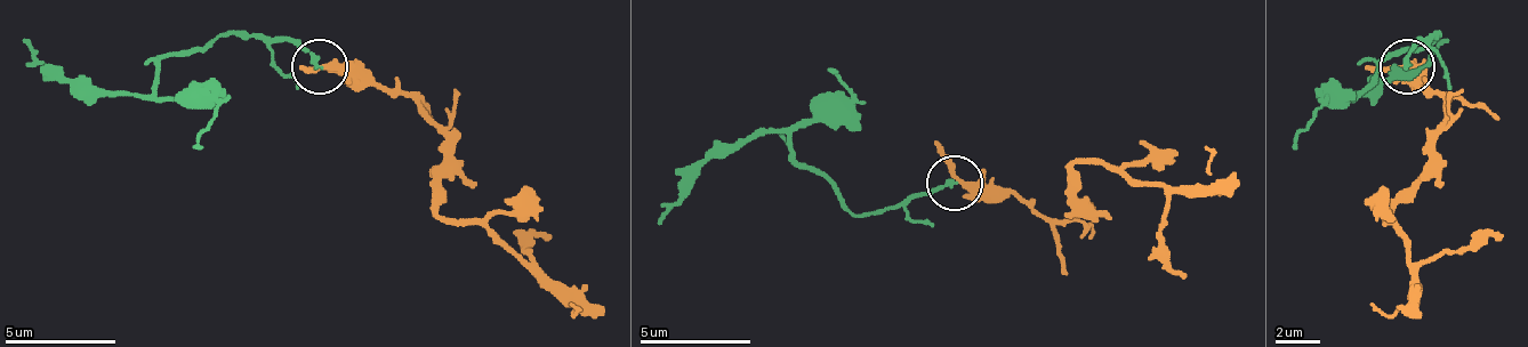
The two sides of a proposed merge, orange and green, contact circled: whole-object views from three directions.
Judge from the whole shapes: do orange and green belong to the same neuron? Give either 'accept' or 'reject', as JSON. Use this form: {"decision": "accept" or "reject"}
{"decision": "reject"}

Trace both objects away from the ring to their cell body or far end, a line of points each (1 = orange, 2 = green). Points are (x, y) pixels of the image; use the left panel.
1: (318, 67), (356, 67), (411, 101), (444, 139), (444, 217), (489, 223), (582, 305), (572, 316), (572, 305)
2: (318, 67), (290, 40), (224, 34), (163, 57), (146, 96), (91, 96), (74, 79), (58, 79), (25, 40)

